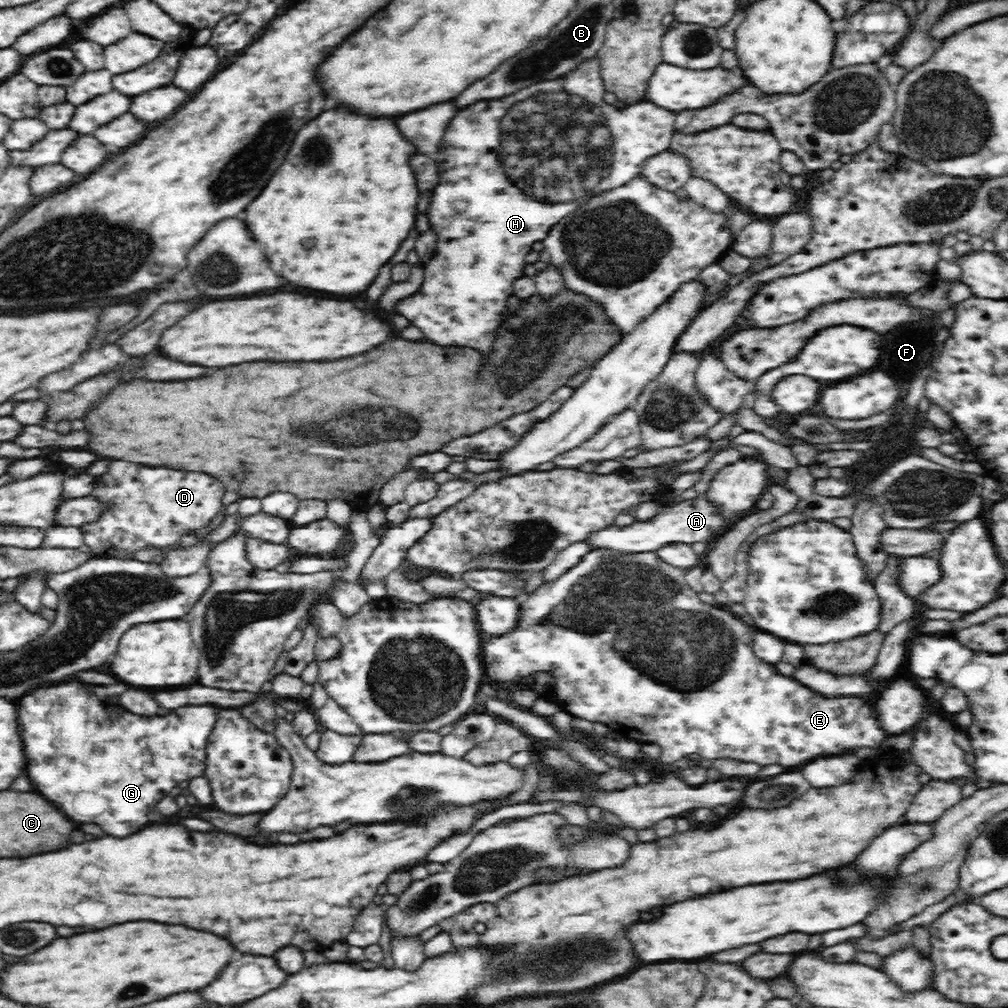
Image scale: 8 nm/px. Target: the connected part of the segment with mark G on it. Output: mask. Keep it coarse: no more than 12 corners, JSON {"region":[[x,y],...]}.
{"region":[[80,682],[20,700],[26,772],[76,822],[148,824],[218,708],[134,716]]}

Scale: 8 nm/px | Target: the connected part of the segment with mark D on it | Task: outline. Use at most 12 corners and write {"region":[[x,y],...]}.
{"region":[[108,464],[81,526],[96,558],[134,560],[214,527],[204,472]]}

